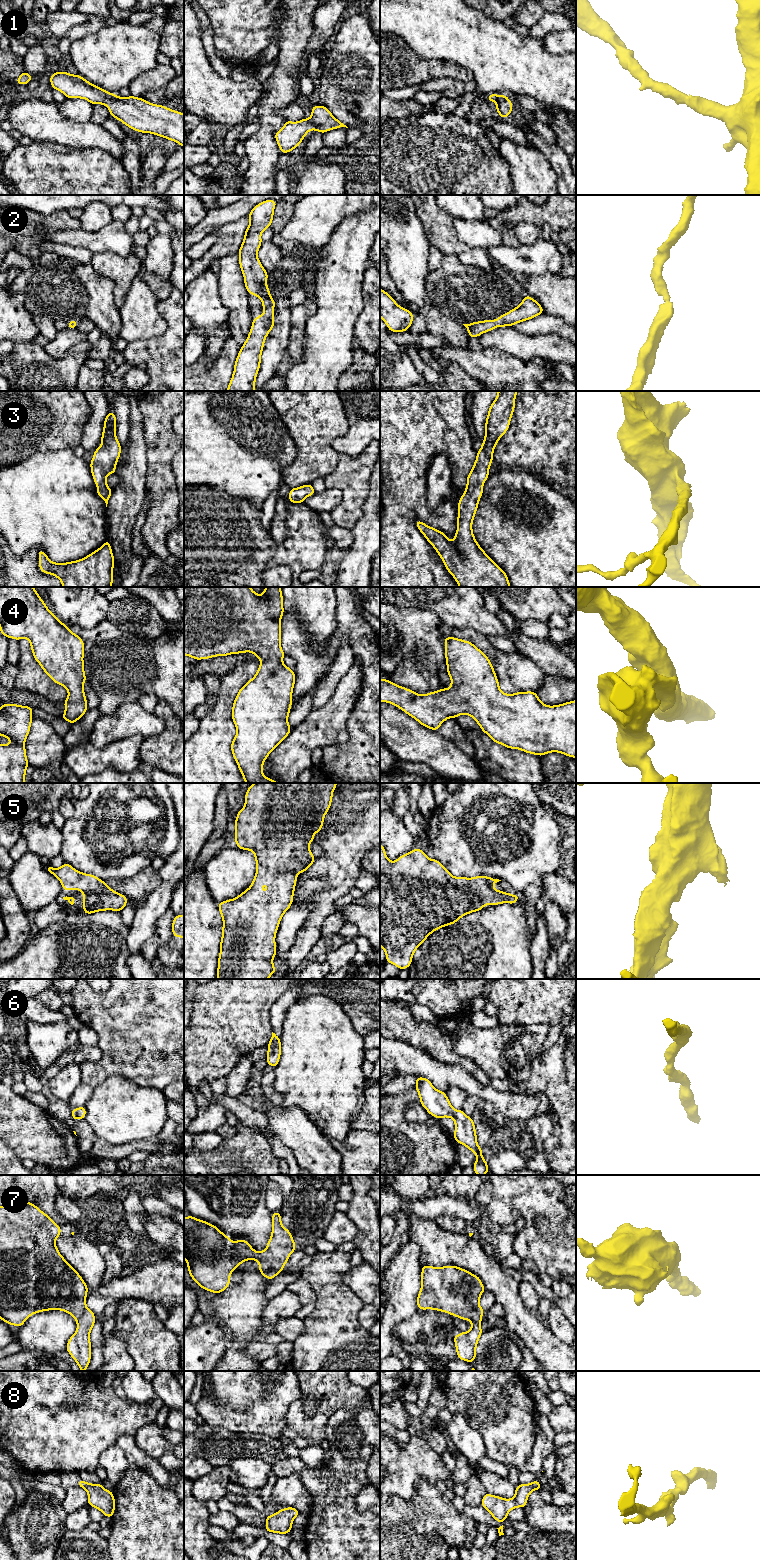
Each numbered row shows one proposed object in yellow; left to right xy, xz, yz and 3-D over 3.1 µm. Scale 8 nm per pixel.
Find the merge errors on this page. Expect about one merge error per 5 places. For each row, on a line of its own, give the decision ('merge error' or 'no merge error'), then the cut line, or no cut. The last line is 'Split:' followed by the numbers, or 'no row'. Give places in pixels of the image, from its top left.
1: no merge error; no cut
2: no merge error; no cut
3: no merge error; no cut
4: no merge error; no cut
5: no merge error; no cut
6: no merge error; no cut
7: no merge error; no cut
8: no merge error; no cut
Split: no row

